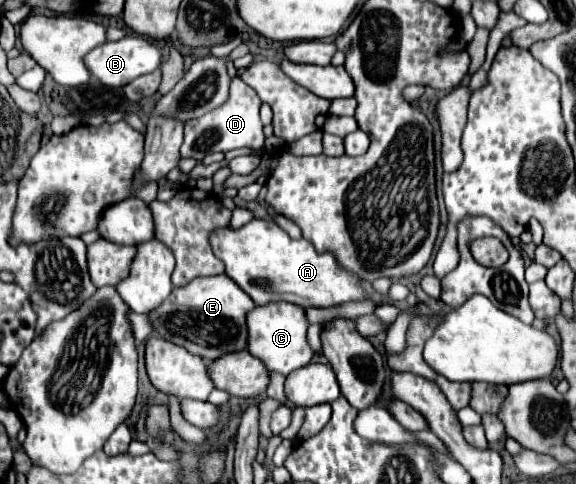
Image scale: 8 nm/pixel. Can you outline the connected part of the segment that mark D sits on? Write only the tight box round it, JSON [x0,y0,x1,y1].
[181,77,265,161]

